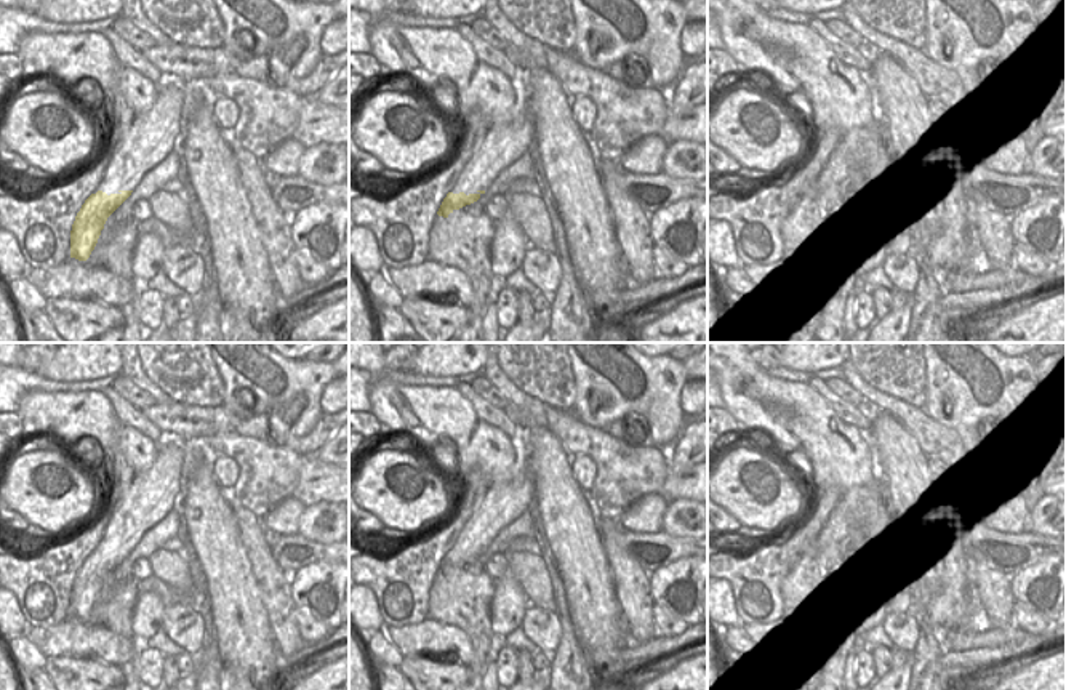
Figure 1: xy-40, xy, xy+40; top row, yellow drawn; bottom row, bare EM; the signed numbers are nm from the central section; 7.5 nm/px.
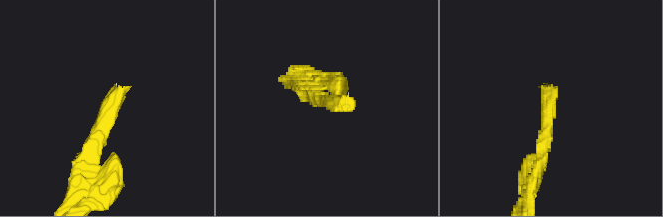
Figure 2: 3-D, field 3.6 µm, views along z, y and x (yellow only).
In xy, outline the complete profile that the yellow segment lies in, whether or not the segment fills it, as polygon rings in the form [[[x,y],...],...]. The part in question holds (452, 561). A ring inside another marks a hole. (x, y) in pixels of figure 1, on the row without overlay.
[[[448,551],[447,556],[443,557],[437,573],[448,576],[448,573],[453,572],[455,568],[471,564],[471,562],[477,560],[479,557],[480,557],[480,552],[466,554],[464,551],[459,551],[459,552]]]

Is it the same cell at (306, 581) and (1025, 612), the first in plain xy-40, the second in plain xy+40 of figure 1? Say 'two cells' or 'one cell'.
two cells

